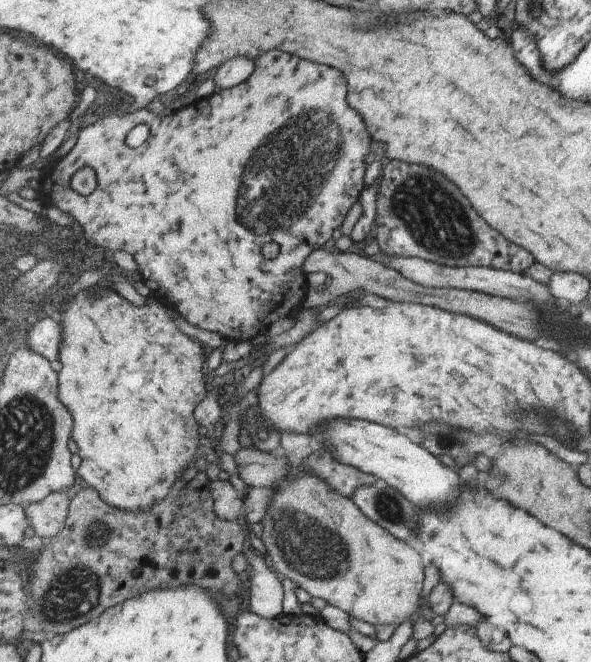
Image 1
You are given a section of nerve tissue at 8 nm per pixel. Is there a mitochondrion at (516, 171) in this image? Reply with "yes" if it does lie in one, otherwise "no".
no

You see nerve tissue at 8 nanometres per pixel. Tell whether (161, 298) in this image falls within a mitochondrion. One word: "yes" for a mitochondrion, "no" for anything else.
no

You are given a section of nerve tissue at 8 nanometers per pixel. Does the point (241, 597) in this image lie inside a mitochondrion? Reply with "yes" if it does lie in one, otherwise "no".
no

